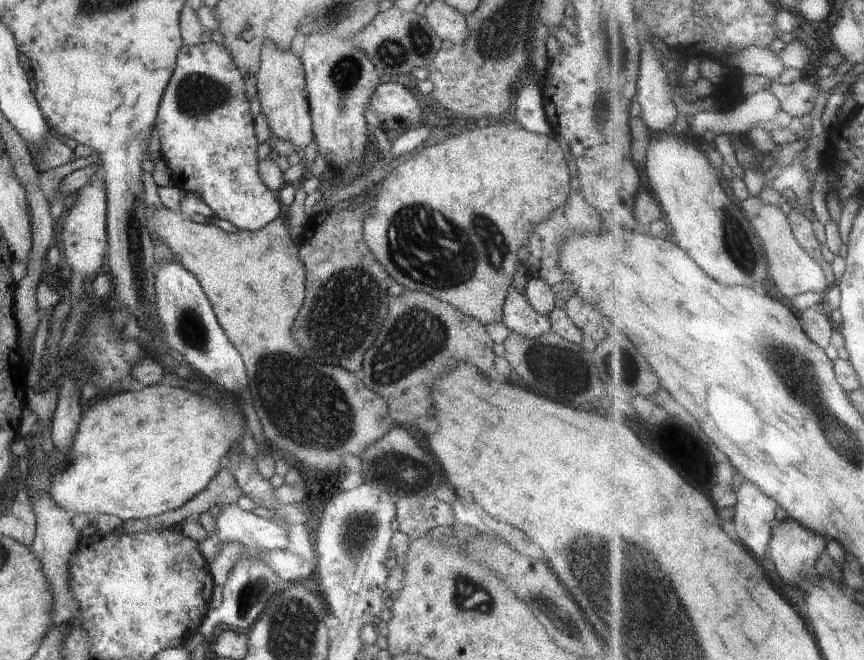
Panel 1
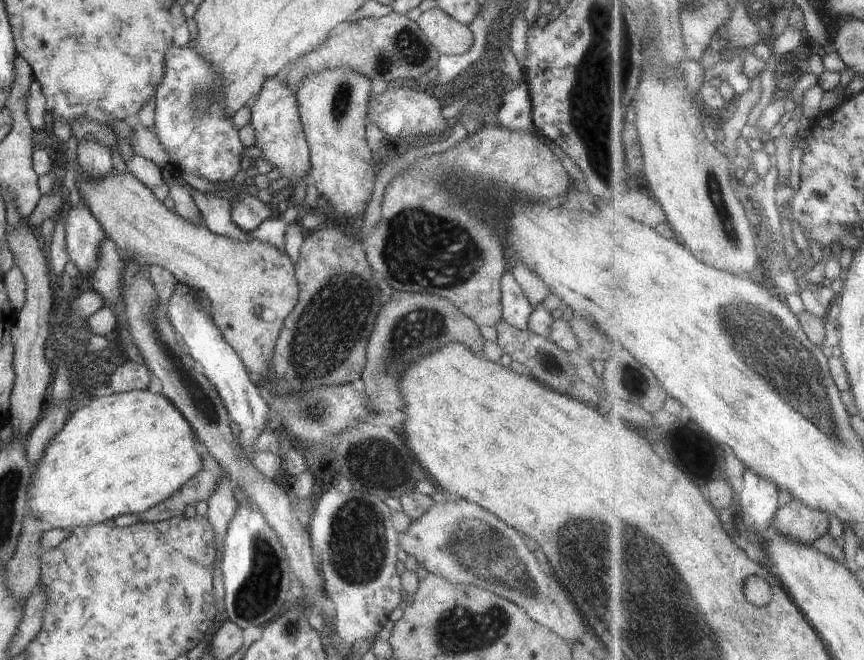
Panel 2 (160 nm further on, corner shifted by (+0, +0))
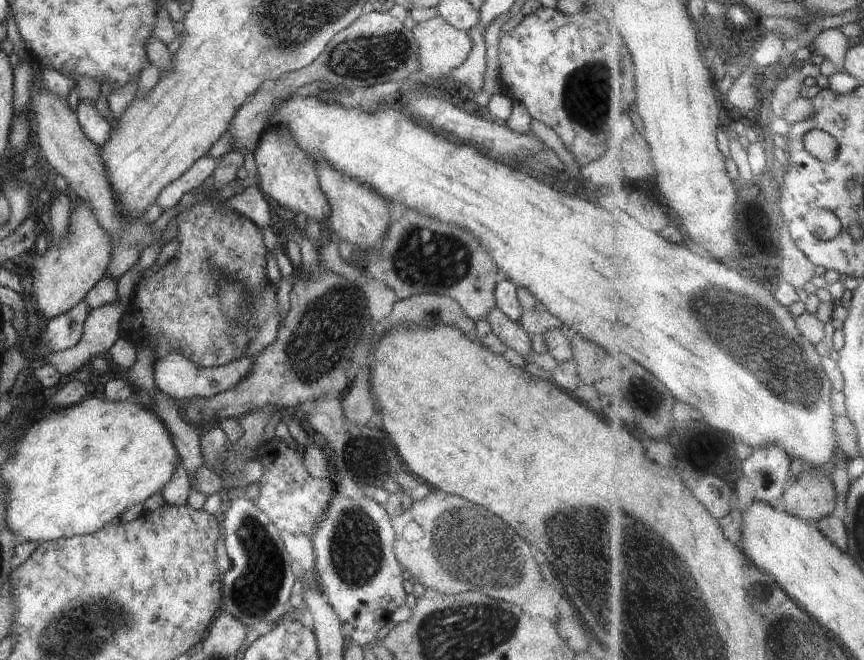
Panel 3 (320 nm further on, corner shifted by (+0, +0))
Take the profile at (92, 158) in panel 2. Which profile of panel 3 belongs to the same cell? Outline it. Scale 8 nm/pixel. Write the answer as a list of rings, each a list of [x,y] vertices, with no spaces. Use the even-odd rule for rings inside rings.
[[[79,100],[75,113],[84,134],[100,148],[108,140],[111,126],[94,105],[88,100]]]

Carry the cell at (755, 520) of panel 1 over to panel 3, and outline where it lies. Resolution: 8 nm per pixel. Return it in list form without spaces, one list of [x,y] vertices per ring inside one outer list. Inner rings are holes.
[[[778,444],[768,448],[756,448],[756,452],[744,462],[742,471],[754,484],[754,500],[781,506],[787,487],[792,482],[792,460]]]

